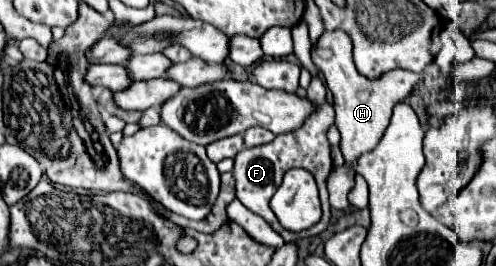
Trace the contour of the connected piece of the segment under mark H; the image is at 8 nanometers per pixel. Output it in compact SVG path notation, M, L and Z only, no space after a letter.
M324 31L324 35L320 37L320 43L318 43L316 47L312 47L312 61L314 61L314 65L322 71L324 79L326 79L326 85L328 85L328 89L330 89L332 95L334 95L336 127L338 127L338 131L340 131L340 135L342 135L340 149L342 149L344 159L346 159L344 167L336 167L336 169L332 171L332 175L328 177L330 205L332 205L334 209L346 209L346 207L348 207L348 193L350 193L350 189L352 189L352 177L350 177L350 173L354 171L354 167L352 167L354 159L356 159L358 155L362 155L364 151L370 151L370 149L378 143L378 139L380 139L380 135L384 133L384 127L388 125L388 119L390 119L390 115L392 115L392 107L394 107L396 103L400 103L400 101L412 91L414 85L418 85L421 81L425 80L428 75L430 76L430 74L427 71L414 73L403 69L396 69L396 71L390 71L388 75L384 75L384 77L380 77L380 79L372 79L372 81L370 81L370 79L364 79L364 77L360 77L360 73L356 71L356 65L352 63L352 43L348 43L348 35L344 35L344 31Z

